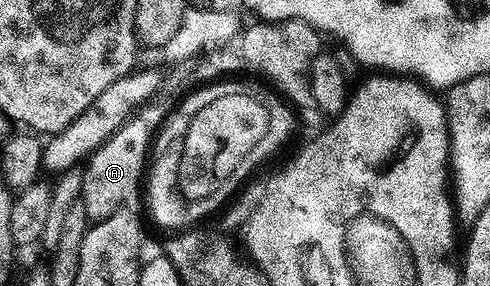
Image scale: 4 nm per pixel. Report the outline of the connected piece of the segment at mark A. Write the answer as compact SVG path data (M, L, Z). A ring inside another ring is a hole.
M131 117L90 154L83 167L81 196L88 220L108 219L128 202L127 198L138 187L140 190L141 180L144 178L145 168L149 163L149 148L152 143L153 127L150 127L143 119Z

